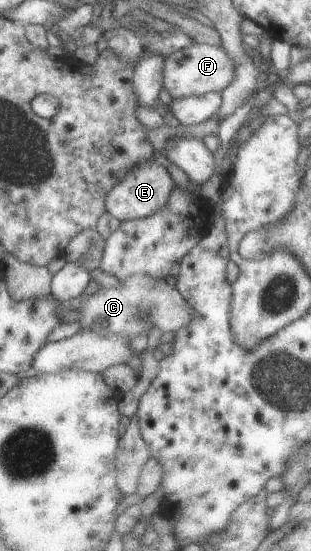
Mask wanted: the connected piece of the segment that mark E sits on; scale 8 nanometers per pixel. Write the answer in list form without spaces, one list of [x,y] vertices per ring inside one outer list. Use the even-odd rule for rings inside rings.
[[[156,161],[140,163],[140,165],[132,167],[132,173],[128,171],[122,181],[106,195],[106,210],[120,223],[134,221],[134,219],[140,221],[144,217],[148,219],[150,215],[162,211],[162,207],[166,207],[166,203],[172,195],[172,187],[174,187],[172,177],[168,175],[168,171],[164,167],[160,167]]]

